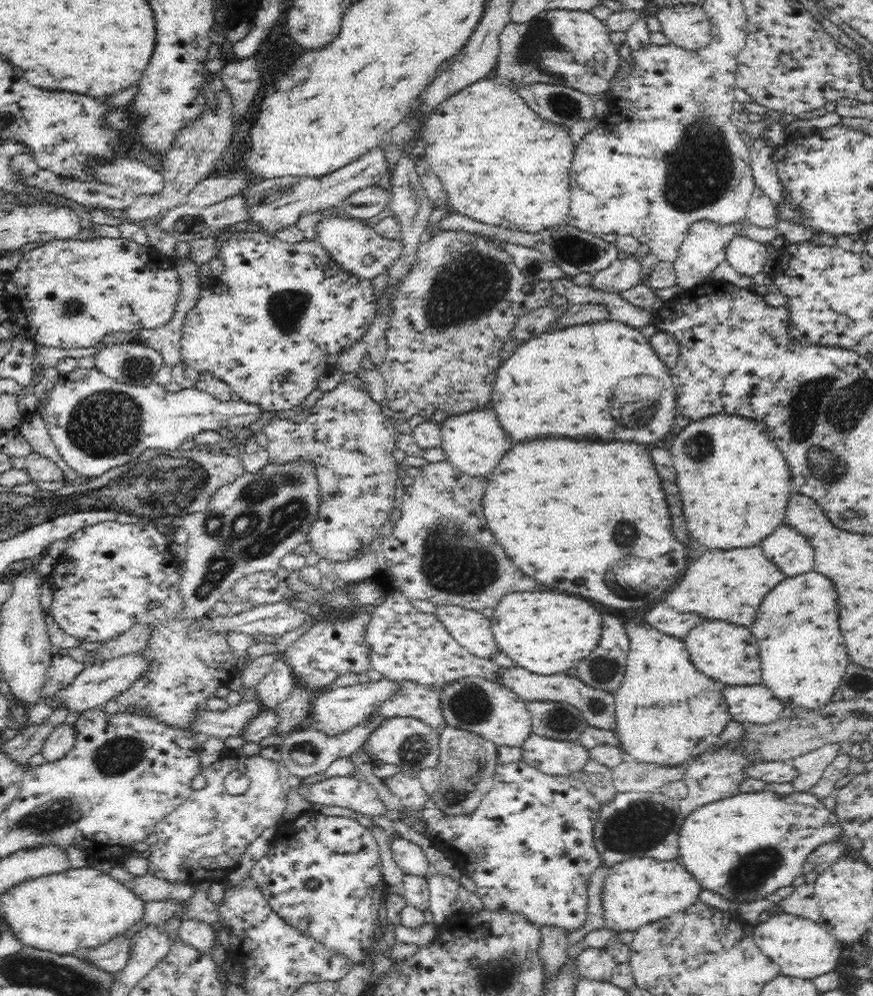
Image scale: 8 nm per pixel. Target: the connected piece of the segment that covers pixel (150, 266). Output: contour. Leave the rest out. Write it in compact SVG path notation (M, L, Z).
M124 236L43 242L14 261L15 268L7 269L4 280L5 305L20 333L43 347L88 348L105 336L128 337L142 328L160 327L172 318L182 290L172 259Z

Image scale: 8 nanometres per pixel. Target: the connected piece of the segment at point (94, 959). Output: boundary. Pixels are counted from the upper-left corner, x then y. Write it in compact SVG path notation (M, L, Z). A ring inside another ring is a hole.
M128 936L112 938L104 946L86 950L84 954L80 954L80 958L88 960L90 964L98 966L102 971L112 974L120 972L130 958L130 938Z

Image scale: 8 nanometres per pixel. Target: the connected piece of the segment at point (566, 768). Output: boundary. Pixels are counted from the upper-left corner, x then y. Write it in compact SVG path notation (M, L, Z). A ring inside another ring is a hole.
M535 733L520 748L523 762L548 775L577 775L589 759L588 748L578 741L562 742Z

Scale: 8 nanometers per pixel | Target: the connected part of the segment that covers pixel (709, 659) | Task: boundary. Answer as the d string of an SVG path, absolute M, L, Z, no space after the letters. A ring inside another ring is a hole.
M703 620L684 638L684 642L696 669L708 678L718 680L723 686L752 686L761 683L756 638L748 628L726 621Z

